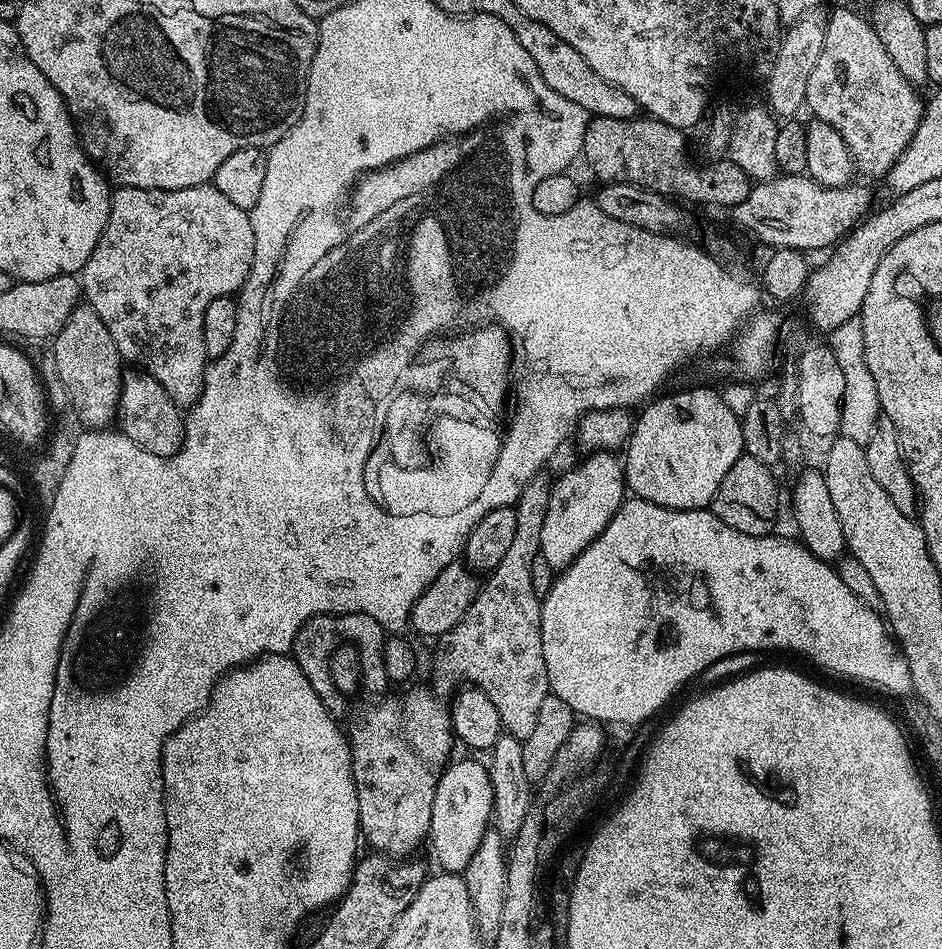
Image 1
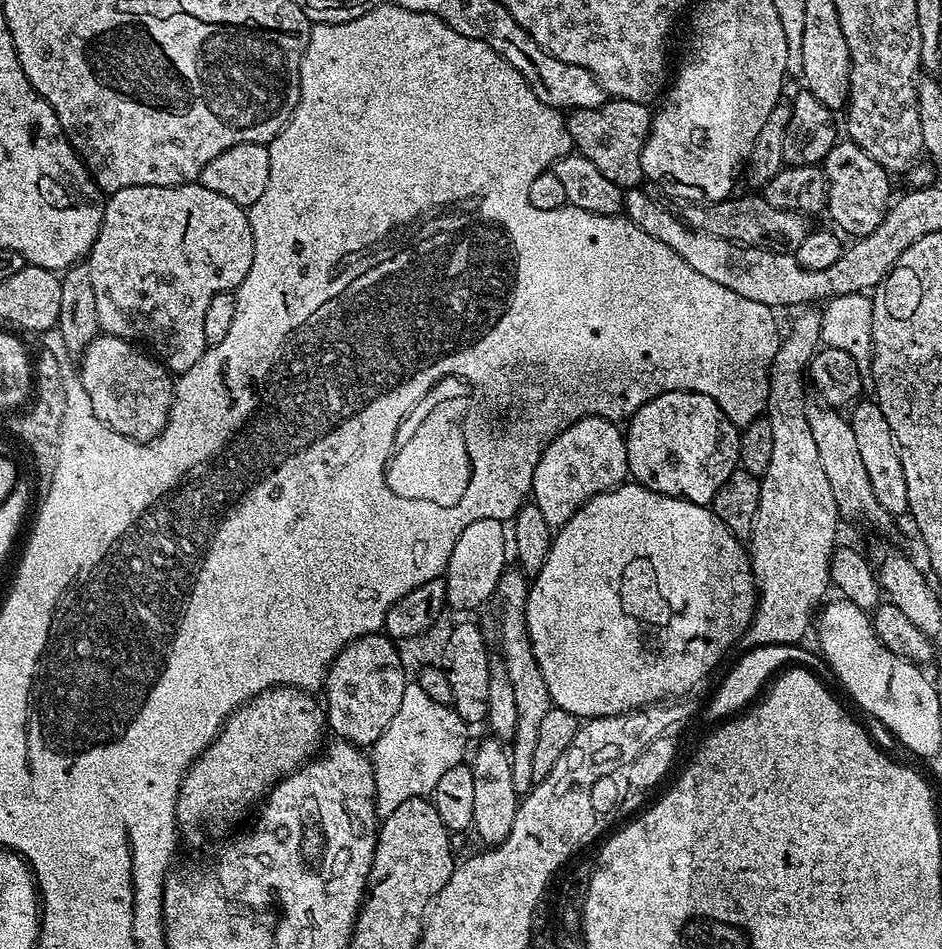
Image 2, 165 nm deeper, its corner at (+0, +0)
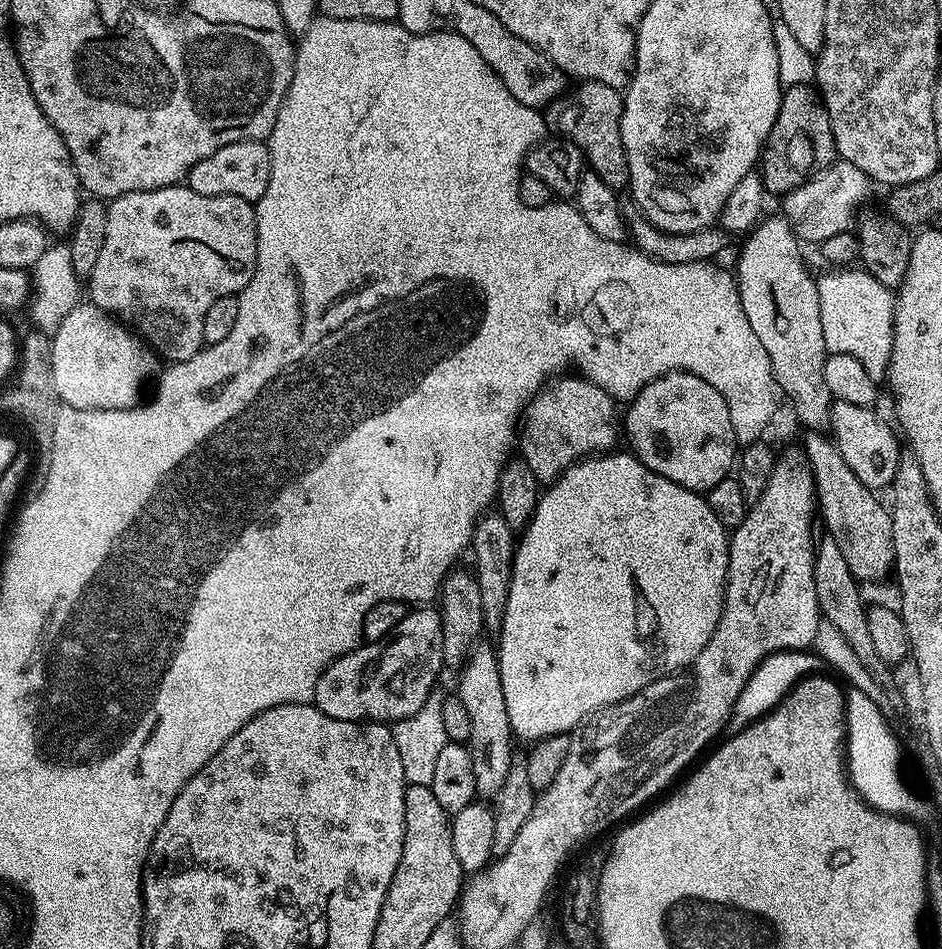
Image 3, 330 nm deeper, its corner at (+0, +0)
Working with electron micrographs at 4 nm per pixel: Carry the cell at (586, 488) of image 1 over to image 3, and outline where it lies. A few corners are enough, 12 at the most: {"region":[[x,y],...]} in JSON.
{"region":[[579,374],[528,402],[518,452],[536,479],[617,447],[617,401]]}

